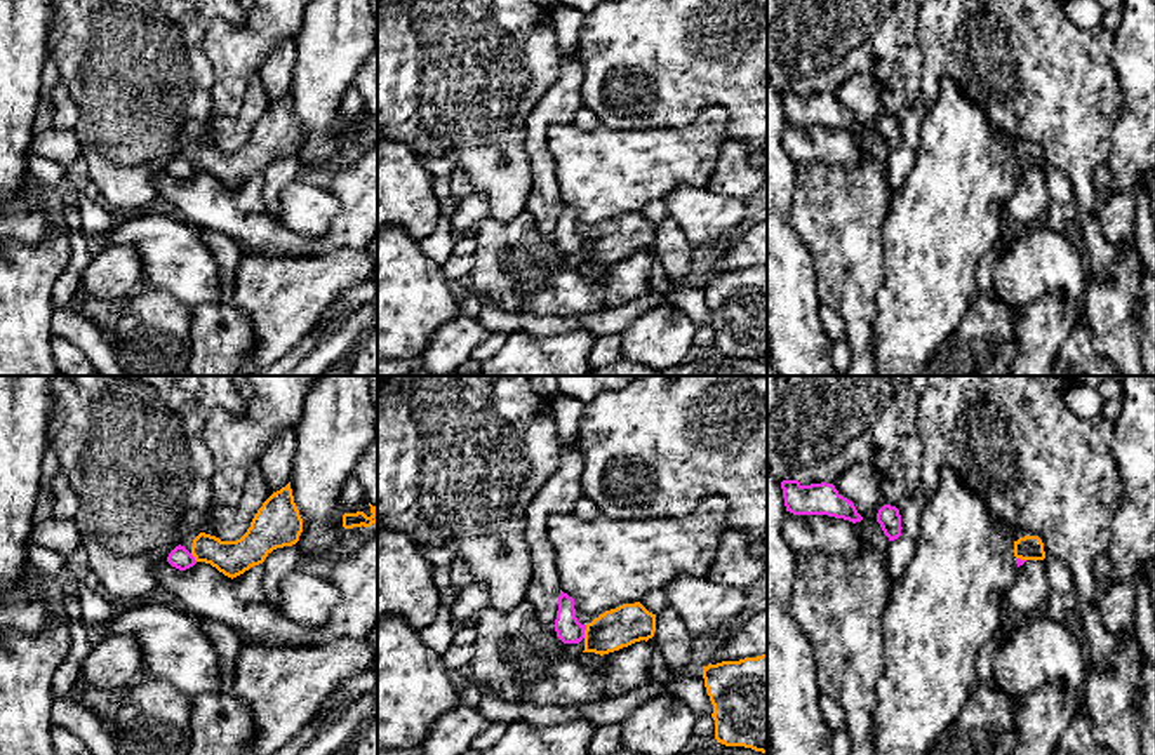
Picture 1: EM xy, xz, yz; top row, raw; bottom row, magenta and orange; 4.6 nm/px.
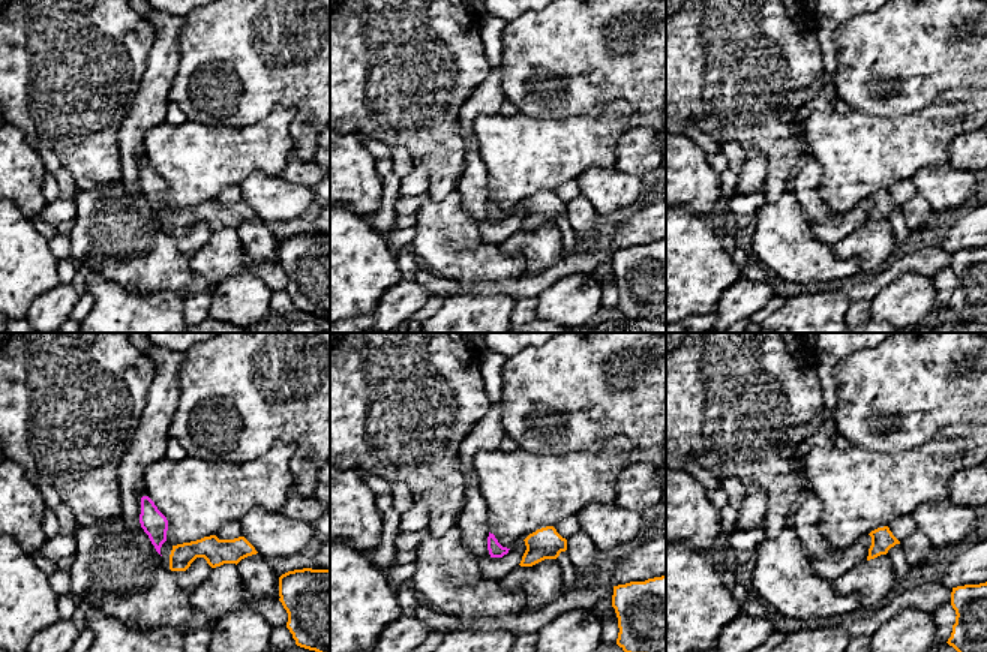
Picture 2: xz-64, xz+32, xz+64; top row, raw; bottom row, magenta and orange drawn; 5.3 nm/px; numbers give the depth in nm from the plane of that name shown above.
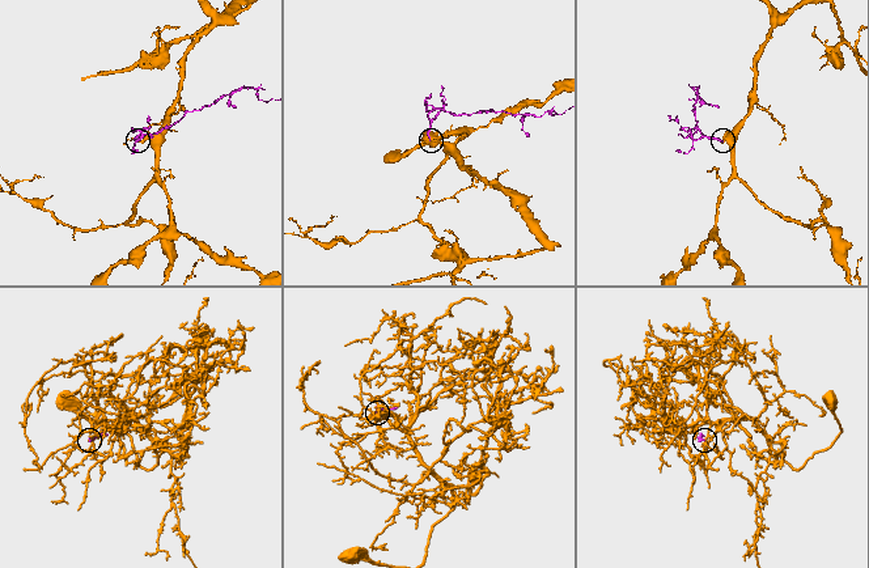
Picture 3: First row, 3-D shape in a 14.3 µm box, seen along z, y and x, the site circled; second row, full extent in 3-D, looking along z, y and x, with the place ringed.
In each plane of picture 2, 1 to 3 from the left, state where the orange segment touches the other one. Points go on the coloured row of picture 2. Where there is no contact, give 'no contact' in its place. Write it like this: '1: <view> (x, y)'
1: no contact
2: no contact
3: no contact

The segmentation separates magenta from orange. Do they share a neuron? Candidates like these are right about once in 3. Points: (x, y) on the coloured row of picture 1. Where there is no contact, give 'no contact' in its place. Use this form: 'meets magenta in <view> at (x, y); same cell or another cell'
meets magenta in xz at (583, 632); same cell

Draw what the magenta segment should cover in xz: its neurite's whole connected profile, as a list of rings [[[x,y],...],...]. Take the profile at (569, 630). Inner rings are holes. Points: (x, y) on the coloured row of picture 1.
[[[560,590],[555,631],[564,644],[583,640],[583,652],[604,656],[635,642],[652,638],[656,614],[649,612],[640,602],[635,602],[605,611],[591,623],[581,625],[576,618],[574,598]]]

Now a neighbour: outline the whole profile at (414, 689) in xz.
[[[388,616],[377,621],[377,748],[419,748],[431,725],[459,705],[444,658],[424,645],[405,619]]]

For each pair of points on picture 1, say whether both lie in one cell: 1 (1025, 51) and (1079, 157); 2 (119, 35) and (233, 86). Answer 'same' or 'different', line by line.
1: same
2: different

